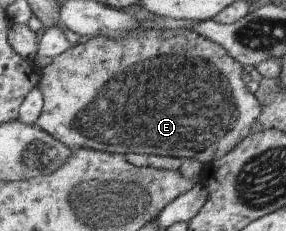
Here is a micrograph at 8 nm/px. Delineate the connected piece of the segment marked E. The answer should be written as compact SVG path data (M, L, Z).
M148 29L132 32L130 38L106 38L104 35L88 39L68 49L64 54L54 57L51 64L42 69L41 83L38 86L43 94L44 106L42 112L34 124L57 137L72 149L89 148L102 152L128 154L130 152L162 155L166 157L187 157L202 161L202 164L211 164L232 152L245 138L253 132L258 118L262 114L263 105L255 93L248 90L244 82L244 66L234 60L233 56L224 46L208 40L198 32L188 29Z

